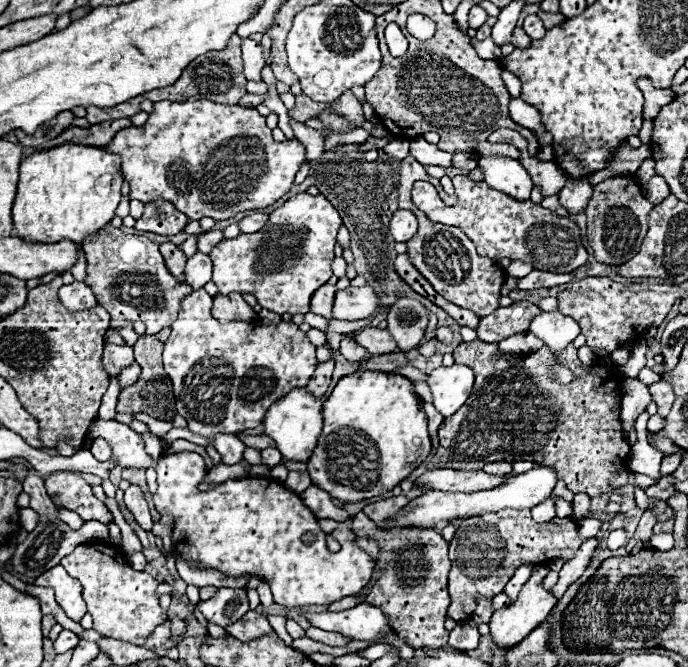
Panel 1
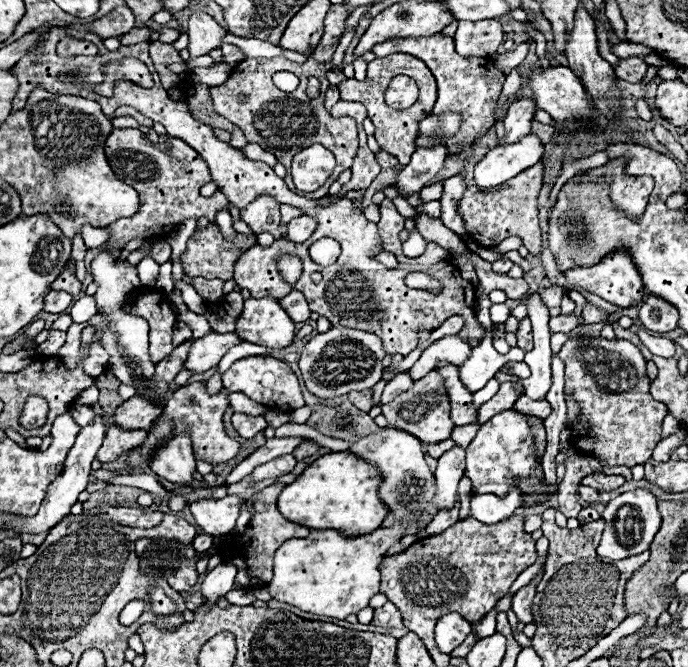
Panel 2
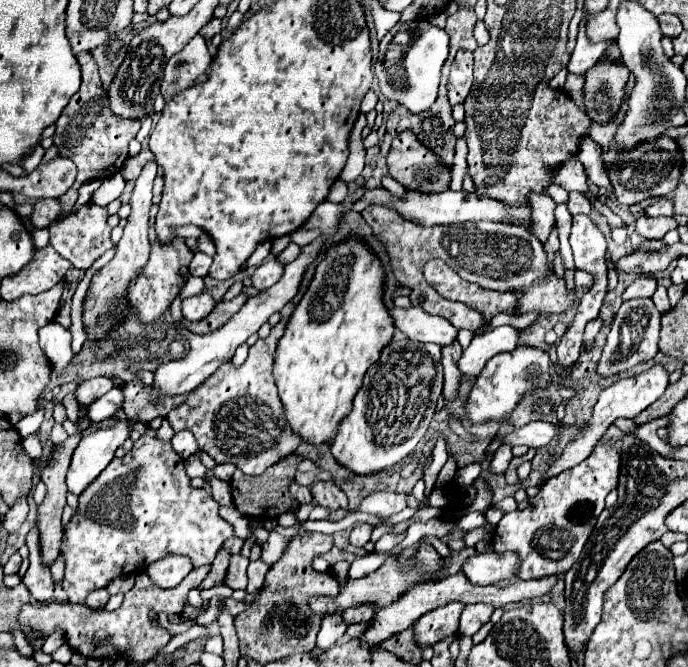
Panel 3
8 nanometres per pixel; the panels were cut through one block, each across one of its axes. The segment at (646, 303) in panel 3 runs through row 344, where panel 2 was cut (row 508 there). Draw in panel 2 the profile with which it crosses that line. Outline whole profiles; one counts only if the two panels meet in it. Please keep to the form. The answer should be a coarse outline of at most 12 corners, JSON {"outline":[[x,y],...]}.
{"outline":[[632,490],[610,500],[598,556],[646,552],[660,528],[656,498]]}

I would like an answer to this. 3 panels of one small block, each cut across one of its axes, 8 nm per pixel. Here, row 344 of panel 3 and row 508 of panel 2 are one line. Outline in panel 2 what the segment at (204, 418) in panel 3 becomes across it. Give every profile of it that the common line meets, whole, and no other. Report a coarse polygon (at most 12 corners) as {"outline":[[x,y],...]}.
{"outline":[[286,484],[252,500],[254,516],[242,534],[218,550],[238,568],[232,590],[272,580],[272,556],[308,528],[284,520],[276,500]]}

